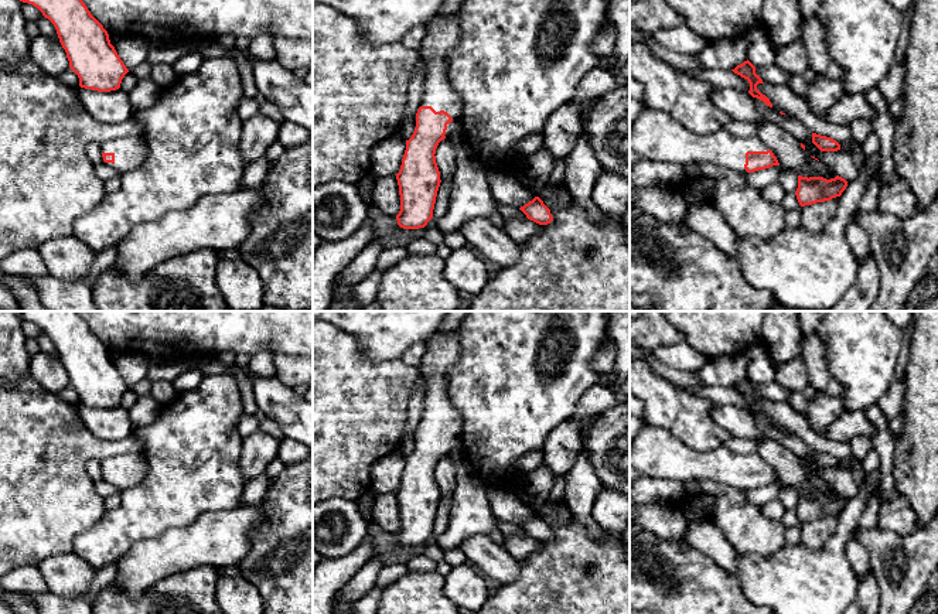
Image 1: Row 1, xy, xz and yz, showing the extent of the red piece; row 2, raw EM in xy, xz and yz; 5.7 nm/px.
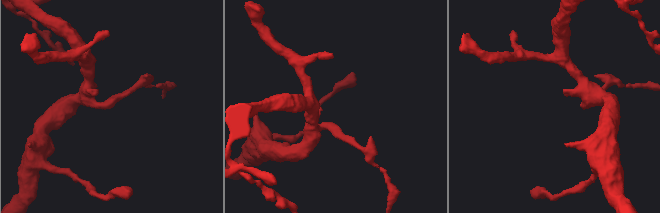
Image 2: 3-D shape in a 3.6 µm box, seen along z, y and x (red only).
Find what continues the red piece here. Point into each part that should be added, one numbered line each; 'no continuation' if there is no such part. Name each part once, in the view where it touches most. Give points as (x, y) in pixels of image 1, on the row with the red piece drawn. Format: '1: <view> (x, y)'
1: xz (442, 36)

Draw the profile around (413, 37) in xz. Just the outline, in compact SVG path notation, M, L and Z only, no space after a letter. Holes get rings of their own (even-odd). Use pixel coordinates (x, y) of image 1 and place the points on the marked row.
M423 25L412 27L402 38L402 44L407 48L419 51L420 44L424 38L426 30Z

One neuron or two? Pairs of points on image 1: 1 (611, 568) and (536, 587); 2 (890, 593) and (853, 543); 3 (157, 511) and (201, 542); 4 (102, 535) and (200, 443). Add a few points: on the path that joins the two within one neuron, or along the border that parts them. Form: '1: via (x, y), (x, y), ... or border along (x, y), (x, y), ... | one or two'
1: via (593, 586), (555, 587) | one
2: border along (853, 535), (867, 553), (870, 570) | two
3: border along (210, 511), (191, 524), (167, 528), (149, 538) | two
4: via (128, 518), (178, 467) | one

